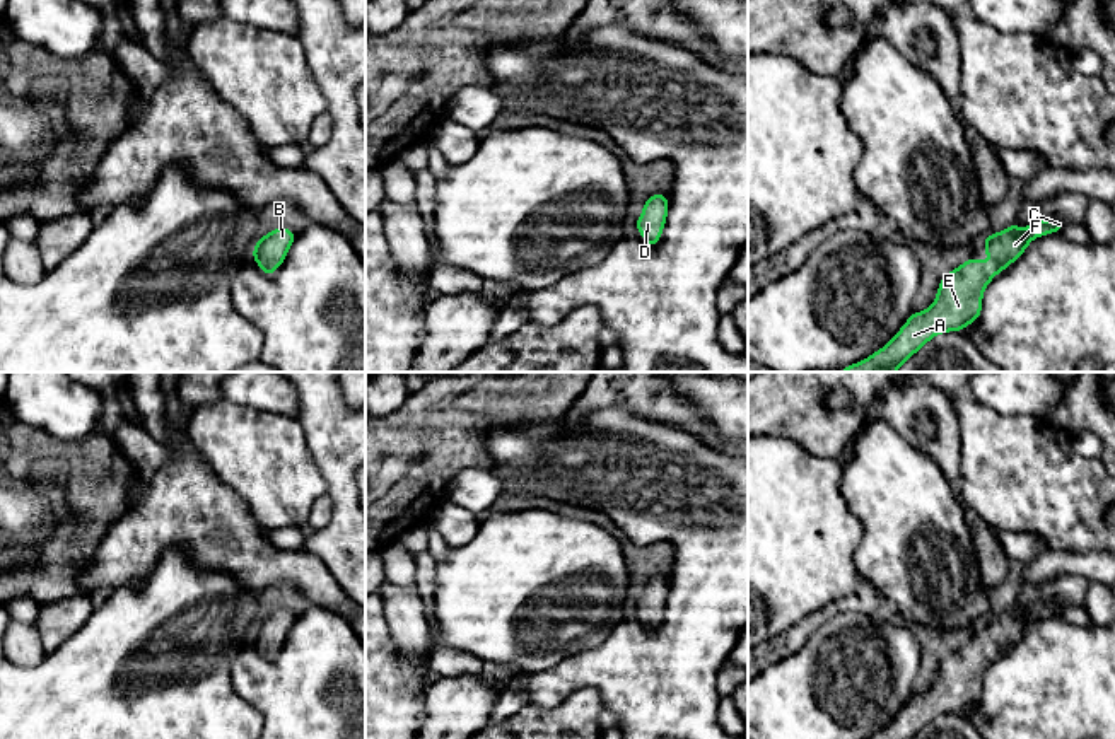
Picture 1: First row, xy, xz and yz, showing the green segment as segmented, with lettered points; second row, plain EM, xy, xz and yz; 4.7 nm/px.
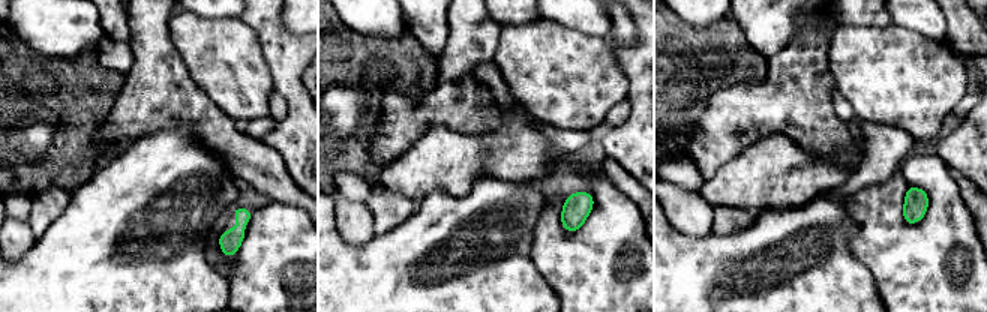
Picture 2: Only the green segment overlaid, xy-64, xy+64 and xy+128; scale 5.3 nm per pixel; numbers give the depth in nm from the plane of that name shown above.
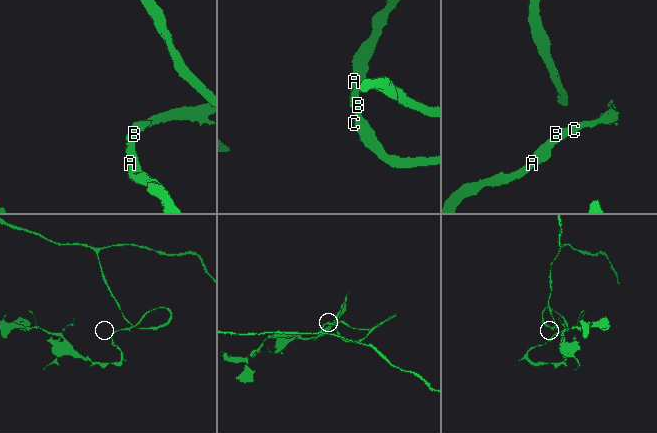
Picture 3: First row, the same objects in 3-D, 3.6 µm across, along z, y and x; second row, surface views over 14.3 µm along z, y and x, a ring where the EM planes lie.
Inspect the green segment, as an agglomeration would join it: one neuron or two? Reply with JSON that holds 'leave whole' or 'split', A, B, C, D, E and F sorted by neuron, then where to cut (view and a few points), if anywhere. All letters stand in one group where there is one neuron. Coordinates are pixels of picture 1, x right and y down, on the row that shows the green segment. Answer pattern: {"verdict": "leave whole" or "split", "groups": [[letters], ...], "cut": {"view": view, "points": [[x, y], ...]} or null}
{"verdict": "leave whole", "groups": [["A", "B", "C", "D", "E", "F"]], "cut": null}

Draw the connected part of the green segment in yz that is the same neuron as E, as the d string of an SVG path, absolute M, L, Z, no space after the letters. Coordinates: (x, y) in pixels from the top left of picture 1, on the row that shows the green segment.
M1059 218L1031 222L1025 230L1014 220L1001 234L989 234L982 244L994 266L989 268L977 258L941 278L937 297L922 312L912 312L896 336L871 357L840 369L838 372L896 372L929 340L946 331L965 331L968 323L982 314L982 295L989 282L1014 263L1026 246L1040 236L1062 232L1067 227Z

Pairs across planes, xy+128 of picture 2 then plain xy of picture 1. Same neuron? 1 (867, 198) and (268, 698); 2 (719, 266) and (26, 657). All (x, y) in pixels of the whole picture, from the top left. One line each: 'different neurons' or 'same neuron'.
1: same neuron
2: different neurons

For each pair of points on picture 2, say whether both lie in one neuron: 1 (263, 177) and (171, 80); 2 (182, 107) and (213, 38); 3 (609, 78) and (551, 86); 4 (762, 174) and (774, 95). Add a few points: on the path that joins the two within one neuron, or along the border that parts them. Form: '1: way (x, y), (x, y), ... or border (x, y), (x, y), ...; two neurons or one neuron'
1: way (239, 153), (189, 104); one neuron
2: border (176, 50), (188, 75), (218, 105); two neurons
3: way (594, 80), (566, 80); one neuron
4: border (801, 147), (779, 134), (770, 134), (738, 155); two neurons

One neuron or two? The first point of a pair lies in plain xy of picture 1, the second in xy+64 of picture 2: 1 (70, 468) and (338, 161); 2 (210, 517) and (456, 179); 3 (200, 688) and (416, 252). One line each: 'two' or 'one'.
1: one
2: one
3: one

